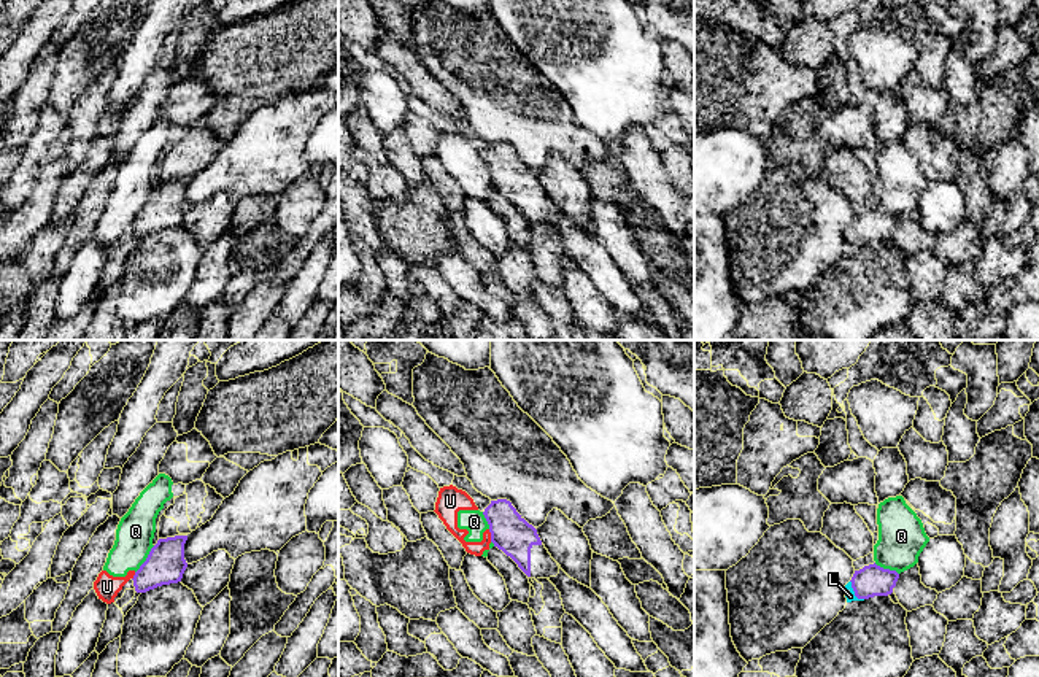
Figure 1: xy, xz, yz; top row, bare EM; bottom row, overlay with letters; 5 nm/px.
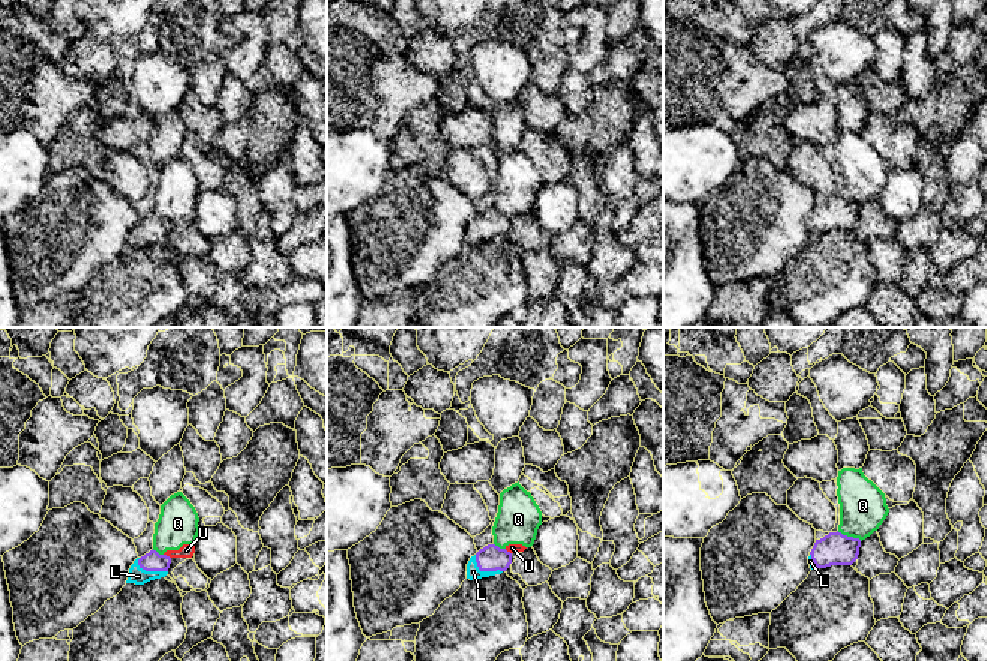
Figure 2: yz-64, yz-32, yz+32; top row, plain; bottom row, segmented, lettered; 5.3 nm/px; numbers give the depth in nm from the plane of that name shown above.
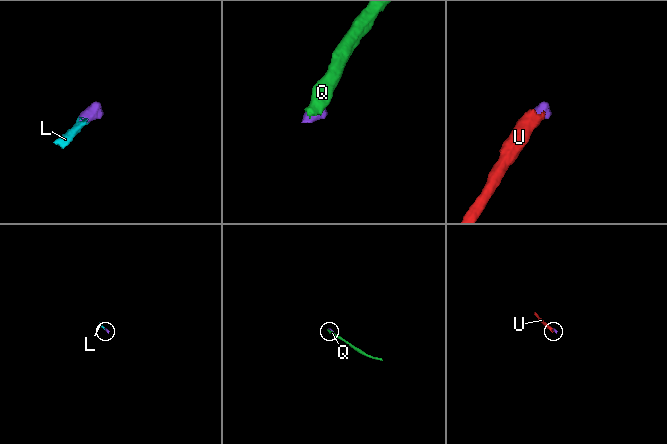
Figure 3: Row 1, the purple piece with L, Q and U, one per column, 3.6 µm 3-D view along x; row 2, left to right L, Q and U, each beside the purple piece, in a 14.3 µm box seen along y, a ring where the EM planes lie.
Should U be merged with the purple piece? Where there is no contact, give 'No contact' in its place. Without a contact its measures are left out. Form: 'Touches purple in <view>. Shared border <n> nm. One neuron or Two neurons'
Touches purple in xz. Shared border 70 nm. Two neurons

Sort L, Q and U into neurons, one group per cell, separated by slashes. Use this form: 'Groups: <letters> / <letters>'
Groups: L / Q U

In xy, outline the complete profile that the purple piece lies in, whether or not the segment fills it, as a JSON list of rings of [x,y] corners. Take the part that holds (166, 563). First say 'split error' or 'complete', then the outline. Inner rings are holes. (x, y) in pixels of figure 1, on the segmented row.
complete; [[[187,536],[159,539],[146,561],[133,575],[137,593],[146,593],[162,585],[178,583],[187,567],[184,544]]]

